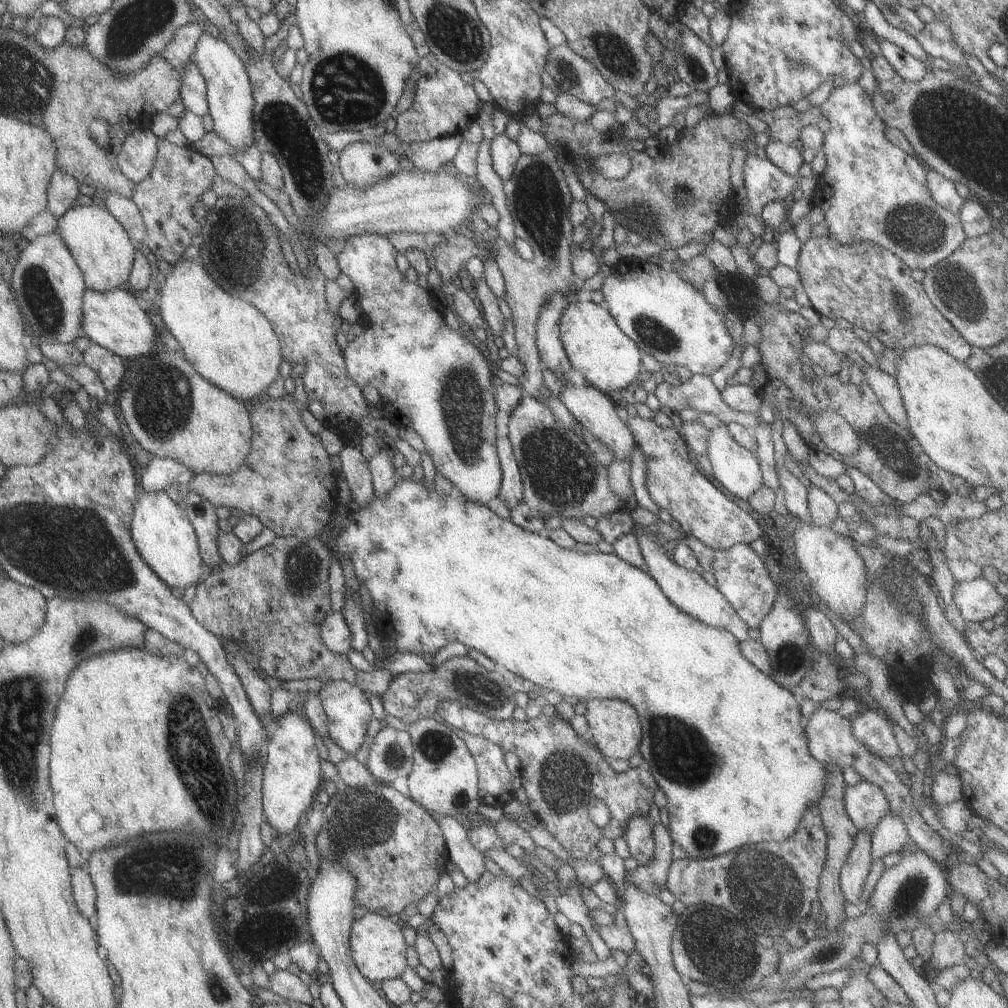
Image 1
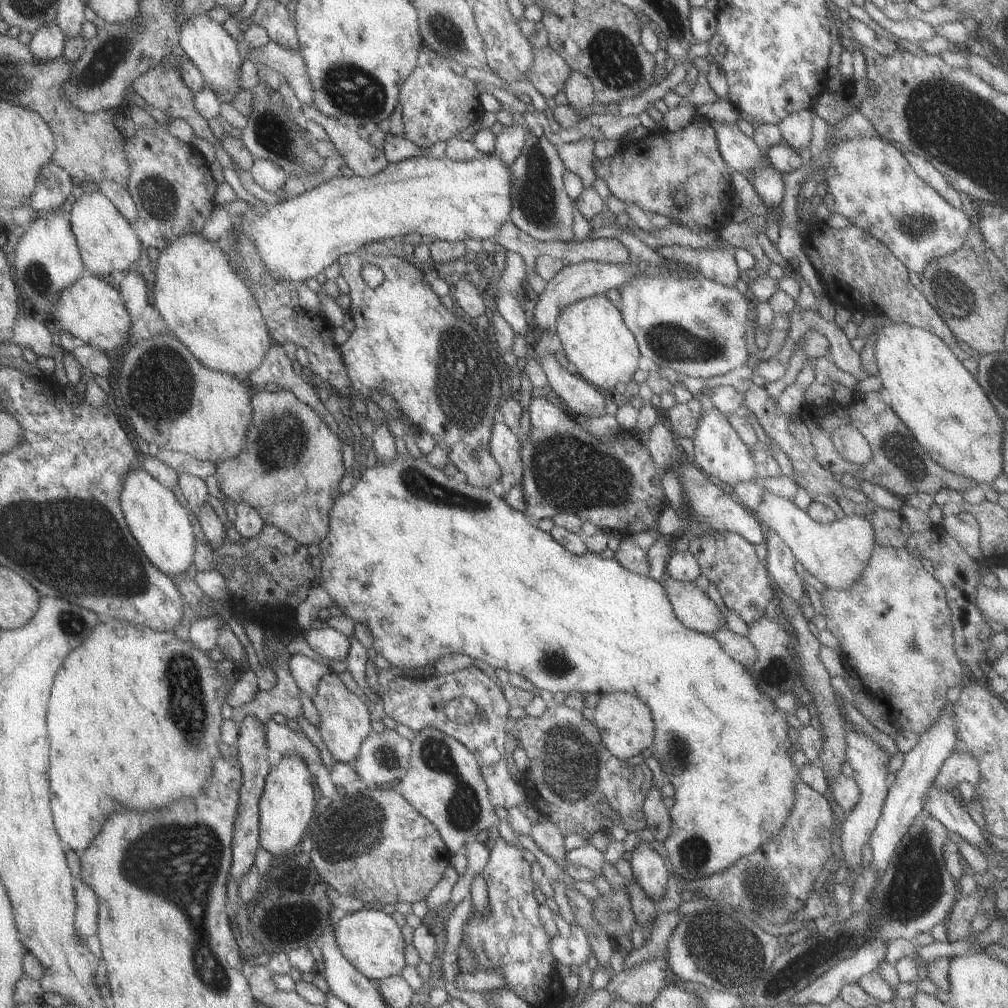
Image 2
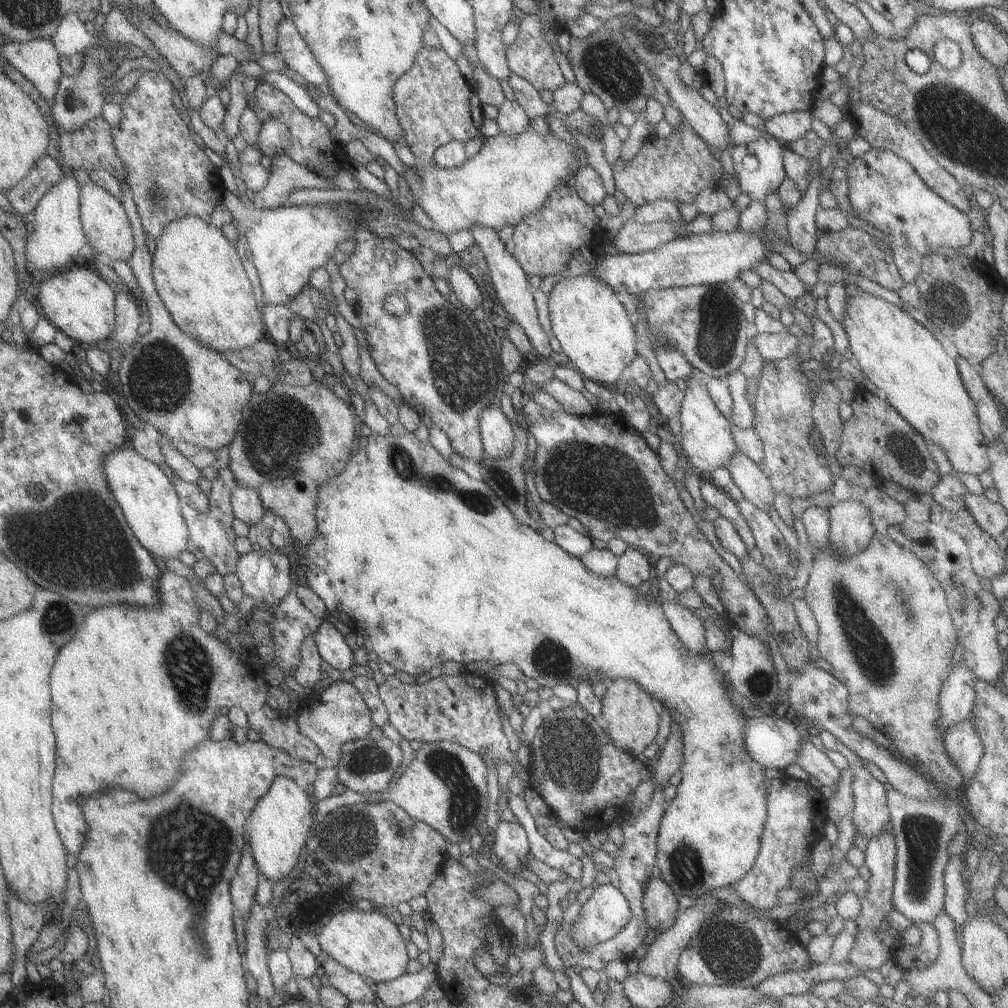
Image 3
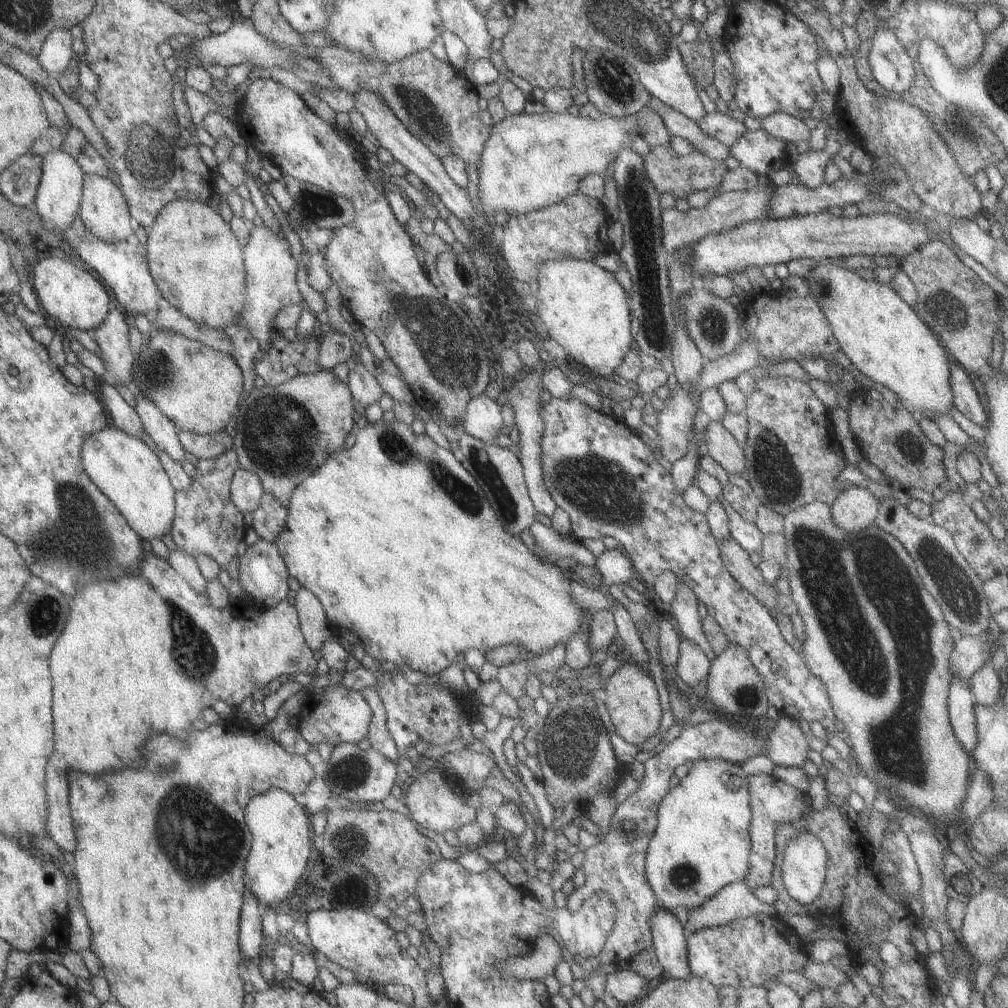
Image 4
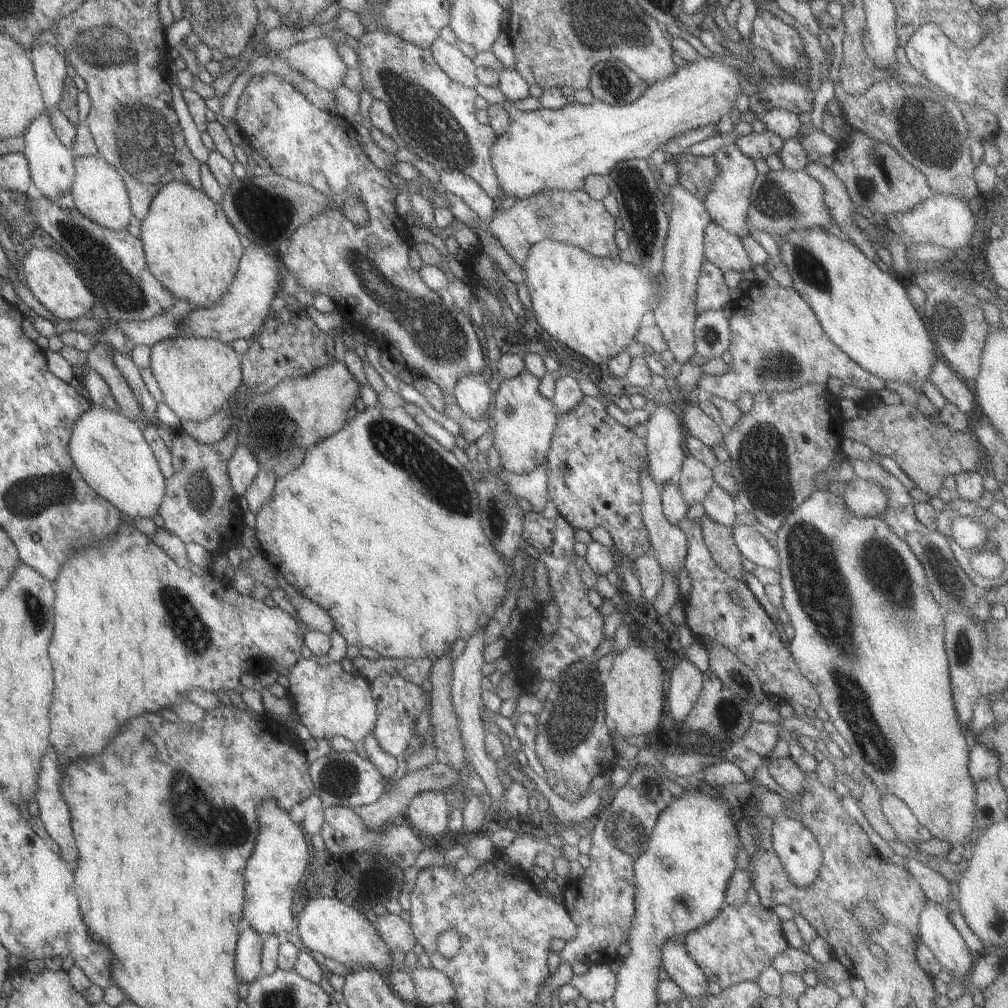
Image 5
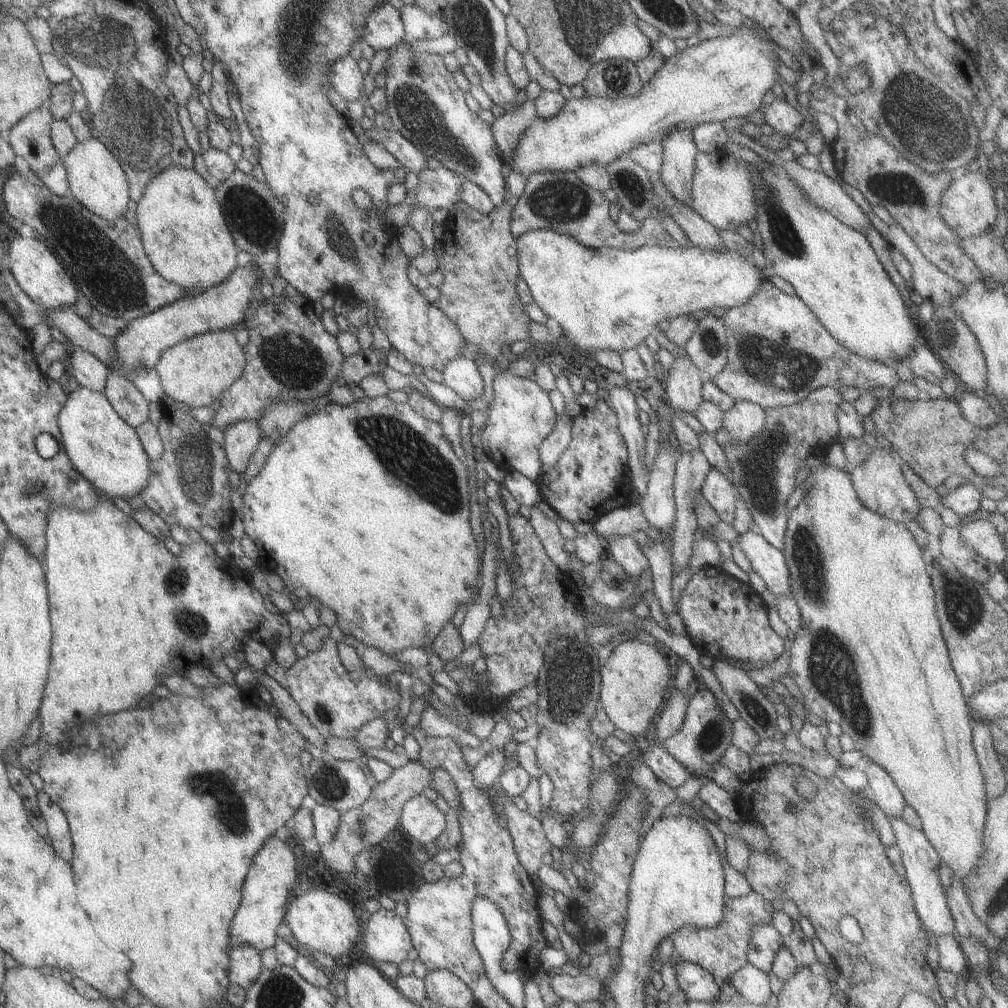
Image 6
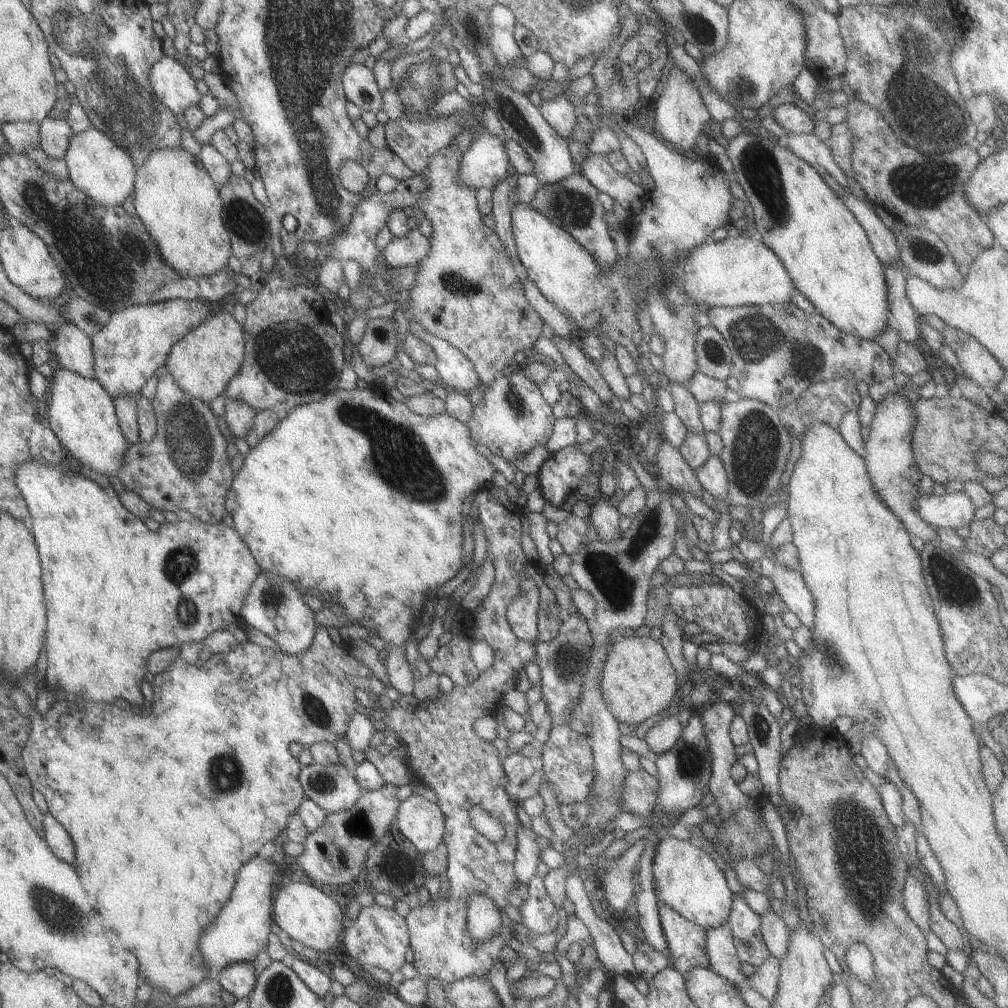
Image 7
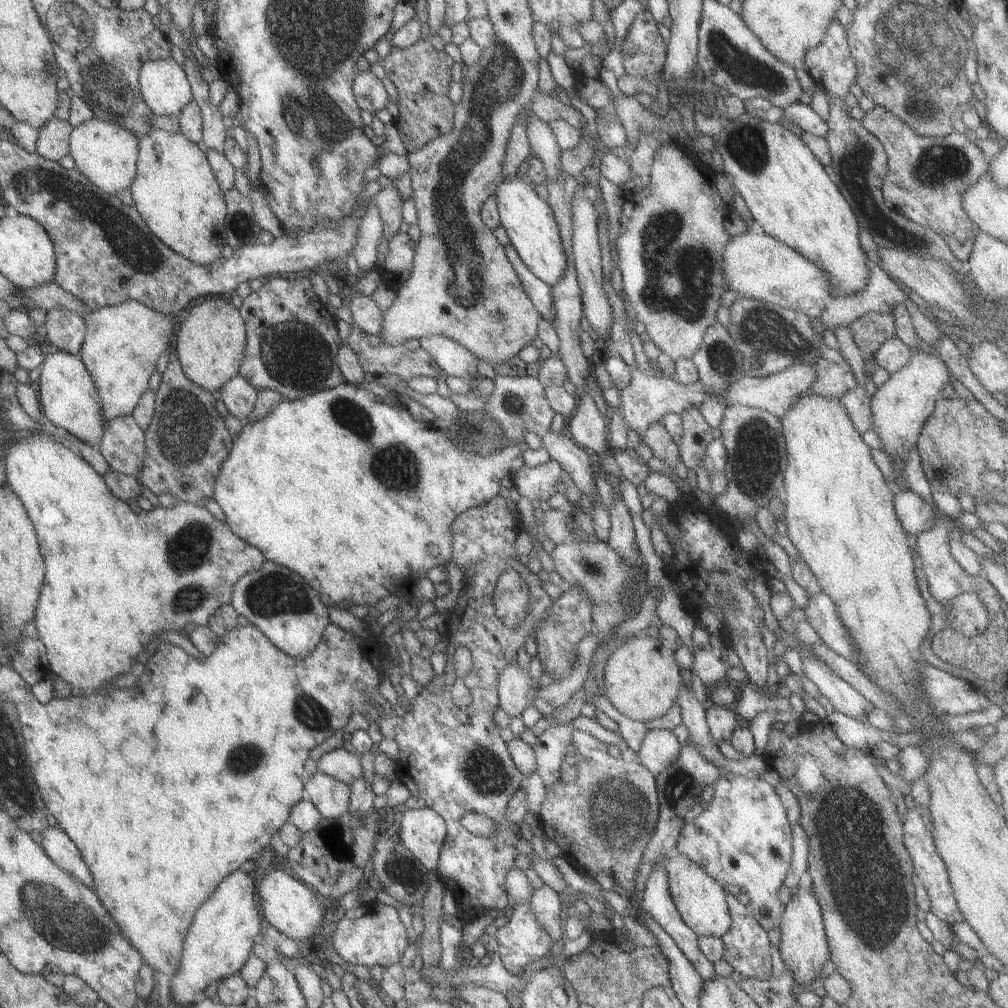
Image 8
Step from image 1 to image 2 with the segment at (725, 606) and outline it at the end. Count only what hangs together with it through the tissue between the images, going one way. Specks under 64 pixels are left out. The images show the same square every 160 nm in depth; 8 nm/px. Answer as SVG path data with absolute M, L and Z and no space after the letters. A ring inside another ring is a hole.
M663 576L661 582L675 618L685 628L710 634L724 627L721 610L694 581L678 581Z

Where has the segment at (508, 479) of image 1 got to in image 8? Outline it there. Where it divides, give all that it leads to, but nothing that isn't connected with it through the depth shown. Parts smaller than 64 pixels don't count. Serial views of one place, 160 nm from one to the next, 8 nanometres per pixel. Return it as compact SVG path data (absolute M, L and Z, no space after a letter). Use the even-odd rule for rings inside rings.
M425 336L420 337L418 341L419 347L433 358L433 362L441 368L444 375L476 379L477 358L461 344L450 340L449 336Z

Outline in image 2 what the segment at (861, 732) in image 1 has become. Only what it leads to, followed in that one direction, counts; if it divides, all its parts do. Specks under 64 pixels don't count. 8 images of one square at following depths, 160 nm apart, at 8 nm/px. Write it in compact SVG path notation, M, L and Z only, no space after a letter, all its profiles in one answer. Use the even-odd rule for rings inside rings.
M847 728L845 741L845 758L850 764L853 774L852 779L859 787L859 800L857 804L845 814L845 820L840 824L840 848L843 854L843 862L852 870L859 864L860 849L870 837L870 832L879 818L886 790L887 762L890 756L877 743L869 737L862 735L859 731Z

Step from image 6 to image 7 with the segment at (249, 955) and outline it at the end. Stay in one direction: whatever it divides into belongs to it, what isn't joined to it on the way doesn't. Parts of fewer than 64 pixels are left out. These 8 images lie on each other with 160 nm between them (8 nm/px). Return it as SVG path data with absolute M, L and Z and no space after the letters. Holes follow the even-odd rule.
M249 962L229 964L213 976L221 990L225 990L236 999L247 997L253 989L256 975Z

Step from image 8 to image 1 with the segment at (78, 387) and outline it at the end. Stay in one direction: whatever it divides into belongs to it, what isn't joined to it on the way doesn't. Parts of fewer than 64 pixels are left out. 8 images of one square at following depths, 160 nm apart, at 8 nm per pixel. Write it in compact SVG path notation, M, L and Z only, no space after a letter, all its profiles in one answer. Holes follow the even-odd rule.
M139 489L130 516L130 535L137 554L170 589L184 589L200 580L202 561L193 528L184 510L165 491L147 493Z

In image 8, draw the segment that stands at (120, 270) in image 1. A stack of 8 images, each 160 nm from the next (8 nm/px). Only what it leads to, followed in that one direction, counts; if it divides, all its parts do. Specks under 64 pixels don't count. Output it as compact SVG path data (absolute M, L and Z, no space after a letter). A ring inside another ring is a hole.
M92 117L73 126L68 137L68 154L75 164L74 170L107 194L117 195L129 187L136 172L137 152L137 136L113 120Z

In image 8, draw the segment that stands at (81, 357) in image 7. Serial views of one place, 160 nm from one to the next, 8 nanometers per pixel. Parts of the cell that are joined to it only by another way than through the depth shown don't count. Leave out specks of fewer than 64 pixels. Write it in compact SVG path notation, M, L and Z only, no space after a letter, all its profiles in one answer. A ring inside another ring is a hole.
M49 308L45 313L42 329L47 337L45 346L78 356L85 333L81 316L65 308Z

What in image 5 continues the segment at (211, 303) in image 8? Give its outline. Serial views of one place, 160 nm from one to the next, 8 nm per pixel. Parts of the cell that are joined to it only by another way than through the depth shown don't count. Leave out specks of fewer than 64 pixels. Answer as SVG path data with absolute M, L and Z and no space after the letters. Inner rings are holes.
M180 337L161 339L150 346L148 366L157 387L162 393L162 402L181 420L201 422L207 420L222 407L230 404L231 397L240 381L240 355L221 340L206 337Z

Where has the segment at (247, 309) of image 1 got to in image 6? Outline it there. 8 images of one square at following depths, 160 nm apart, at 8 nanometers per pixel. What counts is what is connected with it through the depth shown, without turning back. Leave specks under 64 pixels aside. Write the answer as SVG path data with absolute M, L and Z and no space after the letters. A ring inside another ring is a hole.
M171 164L154 176L136 202L136 227L145 256L167 282L185 289L207 288L224 282L236 266L239 248L231 239L215 192L194 169Z

